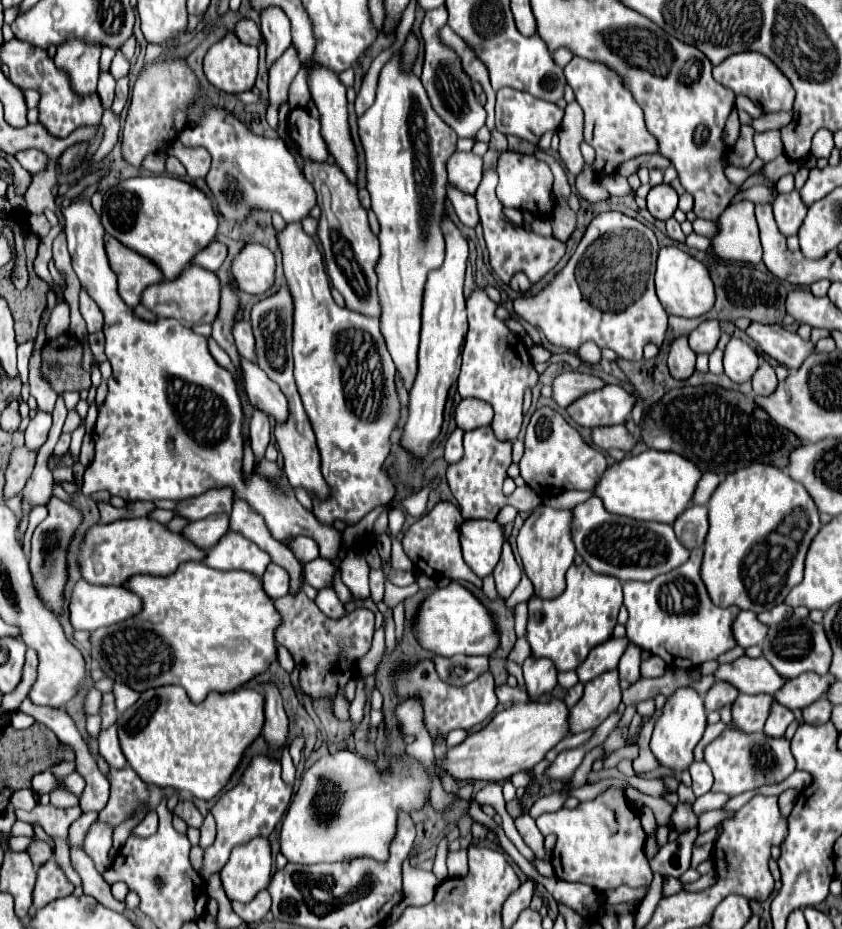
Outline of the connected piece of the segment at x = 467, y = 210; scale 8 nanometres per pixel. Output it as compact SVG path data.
M447 182L447 198L451 200L459 220L465 224L465 226L471 226L475 228L479 224L479 214L477 214L477 202L471 194L463 194L459 192L457 188L453 188L449 182Z

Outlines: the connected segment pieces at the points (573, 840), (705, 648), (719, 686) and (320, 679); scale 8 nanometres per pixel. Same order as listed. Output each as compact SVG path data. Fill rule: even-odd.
M607 788L595 800L581 802L575 810L557 810L537 818L541 834L555 834L557 842L551 854L555 876L567 882L583 882L595 890L613 890L621 884L633 888L647 888L651 884L651 866L643 854L645 830L639 812L627 804L621 788ZM603 810L611 810L617 822L615 834L603 834Z
M693 548L689 560L663 574L651 582L623 582L625 594L625 608L629 612L627 622L627 638L637 648L637 654L625 652L619 660L619 676L627 682L637 682L639 676L639 652L647 650L665 660L669 668L683 668L693 670L707 660L715 660L719 654L727 652L735 646L735 638L731 634L731 622L737 616L739 608L719 608L711 602L703 580L699 576L703 560L703 550Z
M715 682L709 688L709 692L705 694L703 704L705 704L705 710L711 712L711 710L723 708L725 704L733 704L737 696L739 696L739 692L731 684L727 684L727 682Z
M303 592L297 596L283 596L273 604L281 616L281 624L275 630L275 640L293 654L295 666L301 670L301 690L311 698L331 694L335 716L339 720L349 720L349 704L343 698L343 688L351 676L357 674L357 658L365 656L371 648L375 624L373 612L357 608L339 620L331 620L323 616L317 604Z

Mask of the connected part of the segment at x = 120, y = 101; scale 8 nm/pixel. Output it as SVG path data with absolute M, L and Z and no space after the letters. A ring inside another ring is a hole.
M123 77L116 82L115 98L111 106L111 110L119 115L124 109L130 92L130 85L128 77Z

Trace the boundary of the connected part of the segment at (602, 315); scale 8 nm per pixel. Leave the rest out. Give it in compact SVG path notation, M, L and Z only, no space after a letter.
M601 212L551 284L537 296L521 296L513 302L515 314L541 328L551 344L565 350L591 340L599 348L615 350L623 360L641 360L645 344L663 344L669 320L653 284L657 252L657 238L645 224L621 212Z

